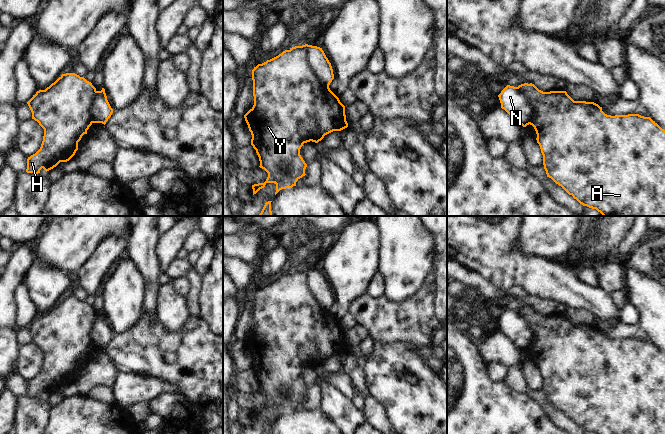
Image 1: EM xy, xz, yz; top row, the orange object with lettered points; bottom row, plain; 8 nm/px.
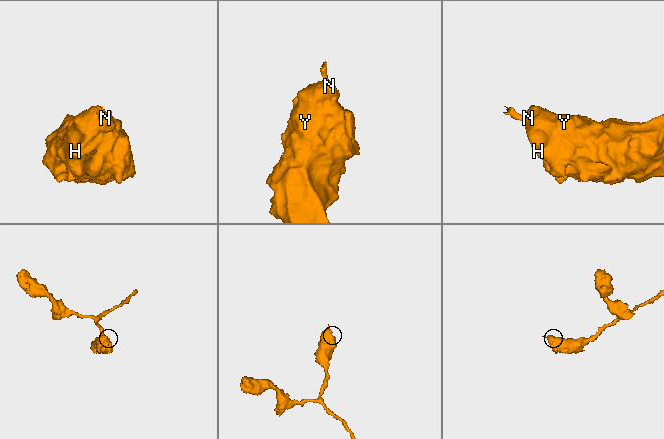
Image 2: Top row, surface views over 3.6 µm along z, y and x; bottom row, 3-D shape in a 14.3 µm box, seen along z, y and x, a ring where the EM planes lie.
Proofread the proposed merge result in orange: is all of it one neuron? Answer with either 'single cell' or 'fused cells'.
fused cells

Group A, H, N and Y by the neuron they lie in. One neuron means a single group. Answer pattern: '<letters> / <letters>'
A H Y / N

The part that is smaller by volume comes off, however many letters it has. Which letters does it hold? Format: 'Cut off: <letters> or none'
Cut off: N

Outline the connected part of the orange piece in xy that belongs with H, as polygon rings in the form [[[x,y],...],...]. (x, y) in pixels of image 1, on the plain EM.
[[[66,297],[45,314],[37,315],[27,326],[32,336],[32,343],[44,353],[40,373],[27,383],[27,397],[38,398],[42,392],[47,396],[60,386],[69,385],[75,379],[78,366],[92,349],[88,333],[96,316],[96,312],[84,301]]]

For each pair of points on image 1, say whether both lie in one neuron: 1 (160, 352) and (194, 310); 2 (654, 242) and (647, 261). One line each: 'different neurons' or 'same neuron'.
1: different neurons
2: same neuron

